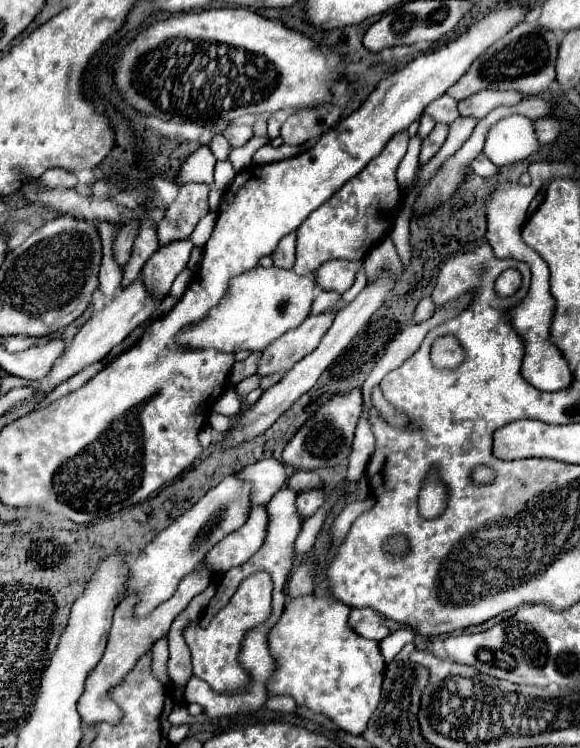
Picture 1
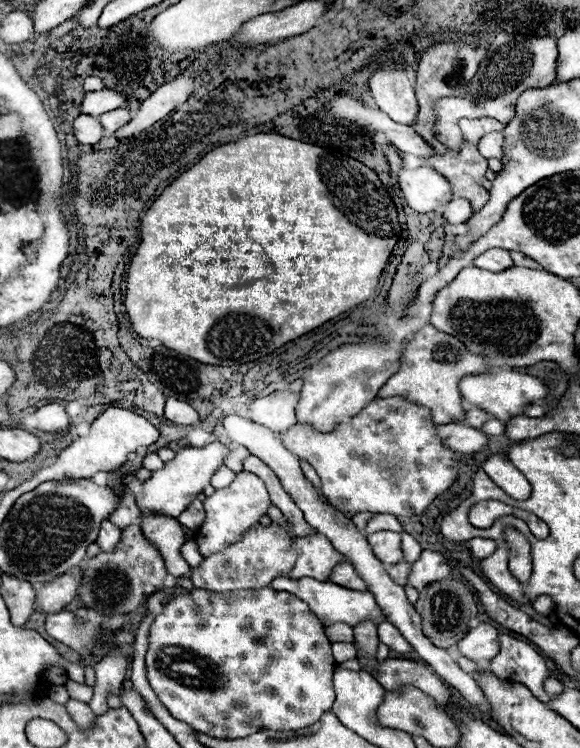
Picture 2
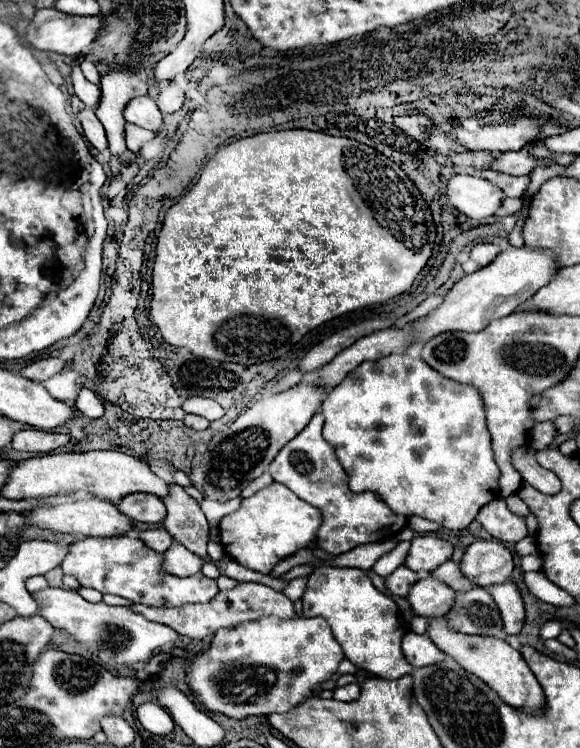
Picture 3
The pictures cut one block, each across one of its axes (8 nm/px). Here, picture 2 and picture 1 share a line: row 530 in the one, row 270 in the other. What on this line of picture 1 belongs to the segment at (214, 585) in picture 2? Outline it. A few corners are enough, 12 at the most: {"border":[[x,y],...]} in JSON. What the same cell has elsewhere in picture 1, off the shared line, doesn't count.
{"border":[[256,266],[176,348],[264,350],[310,314],[316,284]]}

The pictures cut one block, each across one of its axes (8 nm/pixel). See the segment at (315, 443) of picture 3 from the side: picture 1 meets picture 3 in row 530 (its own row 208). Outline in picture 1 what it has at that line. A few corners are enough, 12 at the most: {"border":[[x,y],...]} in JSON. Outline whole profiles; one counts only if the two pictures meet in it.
{"border":[[408,132],[302,222],[296,274],[362,260],[402,204]]}

